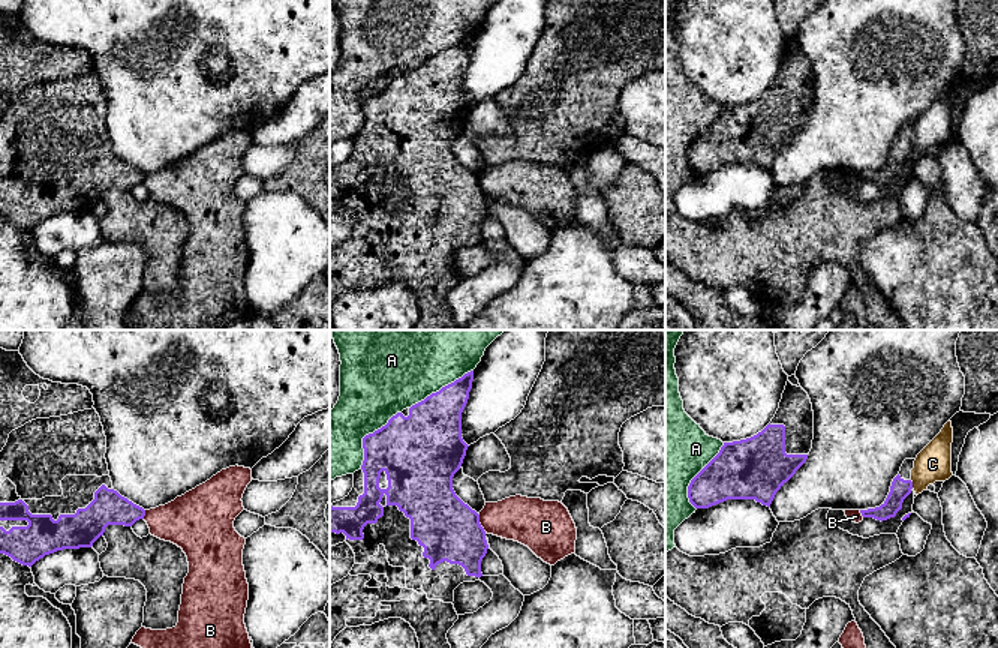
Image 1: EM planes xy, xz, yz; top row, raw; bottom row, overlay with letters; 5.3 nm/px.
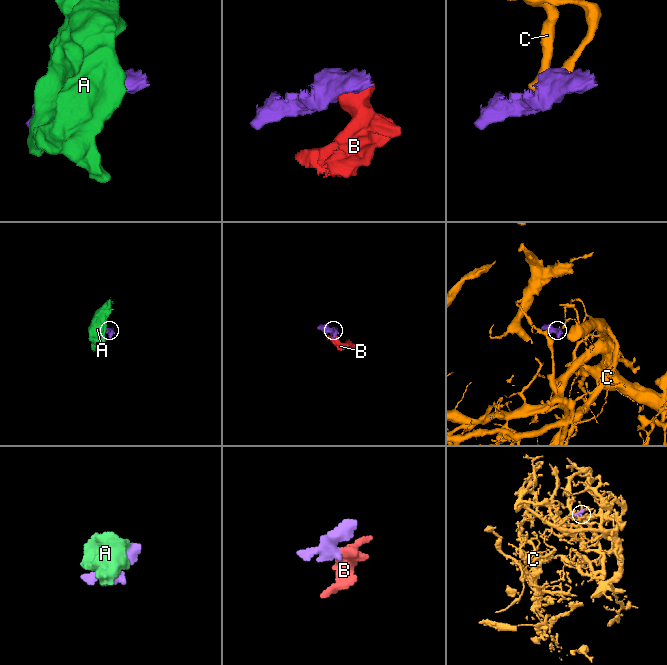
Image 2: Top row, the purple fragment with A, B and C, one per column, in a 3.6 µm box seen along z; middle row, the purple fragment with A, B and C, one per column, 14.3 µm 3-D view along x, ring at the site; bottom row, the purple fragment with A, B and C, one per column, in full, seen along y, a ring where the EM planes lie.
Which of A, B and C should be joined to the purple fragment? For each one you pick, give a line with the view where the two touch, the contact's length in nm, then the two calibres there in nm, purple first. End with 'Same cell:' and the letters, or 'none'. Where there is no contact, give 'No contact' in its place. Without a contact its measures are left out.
Same cell: none

